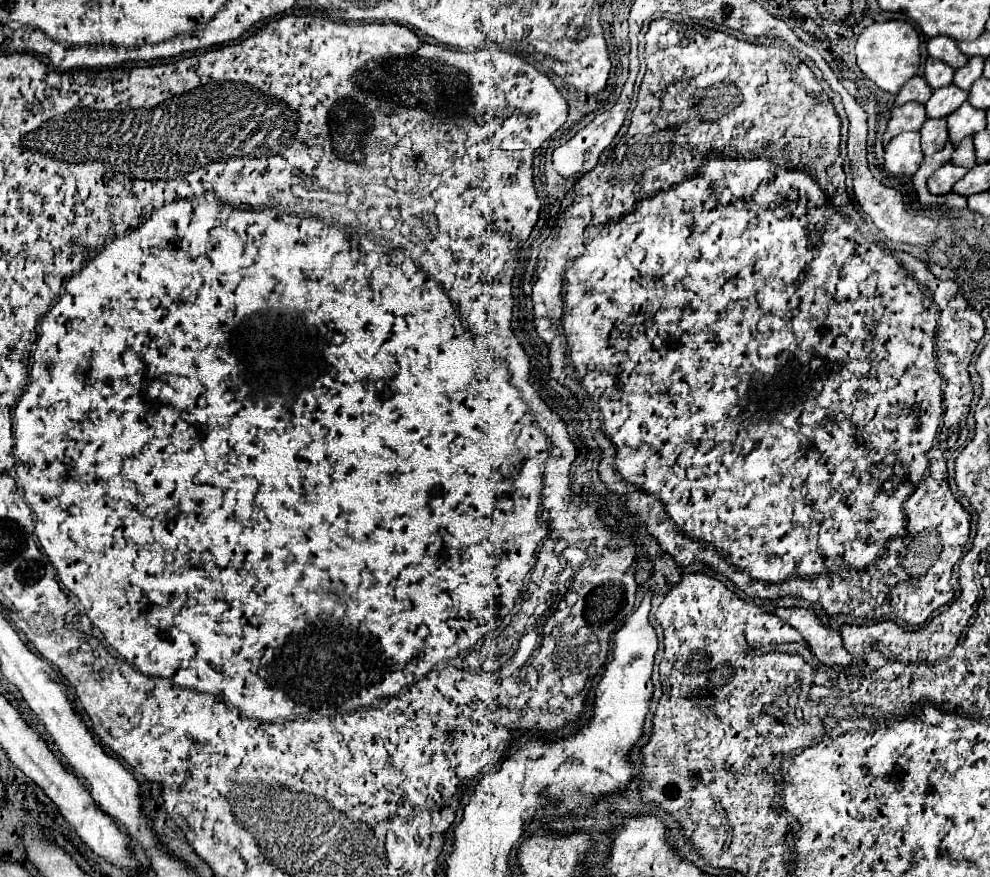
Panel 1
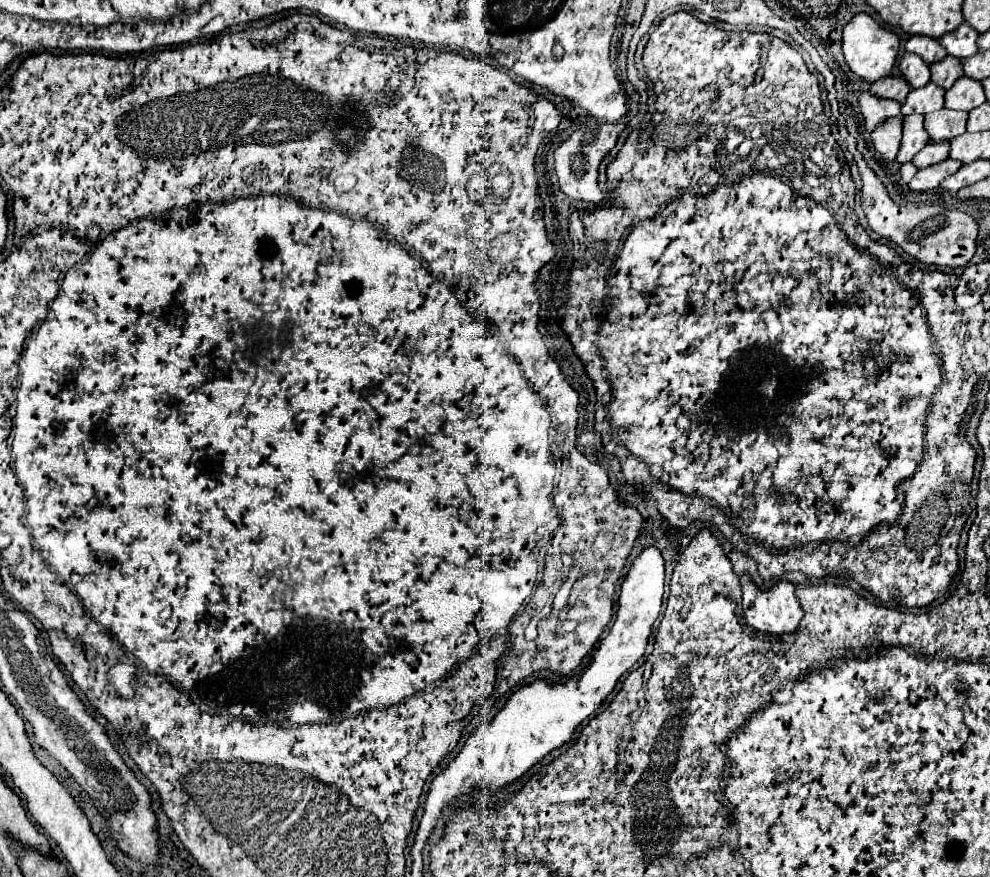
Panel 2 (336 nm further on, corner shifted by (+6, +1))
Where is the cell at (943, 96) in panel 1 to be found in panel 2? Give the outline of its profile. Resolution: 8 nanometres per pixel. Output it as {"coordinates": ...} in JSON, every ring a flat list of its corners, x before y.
{"coordinates":[[930,82,930,84,916,88,908,94,906,102,902,104,902,114,904,116,914,114,914,112,930,114,930,112,936,112,940,108,944,108,944,90]]}

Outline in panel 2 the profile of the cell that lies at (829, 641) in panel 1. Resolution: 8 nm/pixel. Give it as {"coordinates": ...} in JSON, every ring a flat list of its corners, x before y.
{"coordinates":[[742,576,740,584,742,584,742,610,744,610,744,618,746,618,748,626,752,626,760,632,770,632,770,634,790,634,790,632,798,630,804,610,794,594,794,590,796,590,794,584,782,580,768,592,758,590,754,586,754,582,750,580,750,576]]}

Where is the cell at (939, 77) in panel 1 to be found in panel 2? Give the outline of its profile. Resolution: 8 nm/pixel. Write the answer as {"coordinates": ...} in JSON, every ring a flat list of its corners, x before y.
{"coordinates":[[904,54,900,60,900,72,912,88,922,88,930,82,930,66,916,54]]}

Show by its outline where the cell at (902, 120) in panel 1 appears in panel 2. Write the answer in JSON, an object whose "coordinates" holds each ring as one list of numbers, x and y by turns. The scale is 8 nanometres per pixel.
{"coordinates":[[864,92,862,94,862,114,866,118,866,124,868,124,868,130,870,132,878,124,882,124,886,118,900,116,900,108,902,108,900,102,890,102,890,100,872,96,870,92]]}

